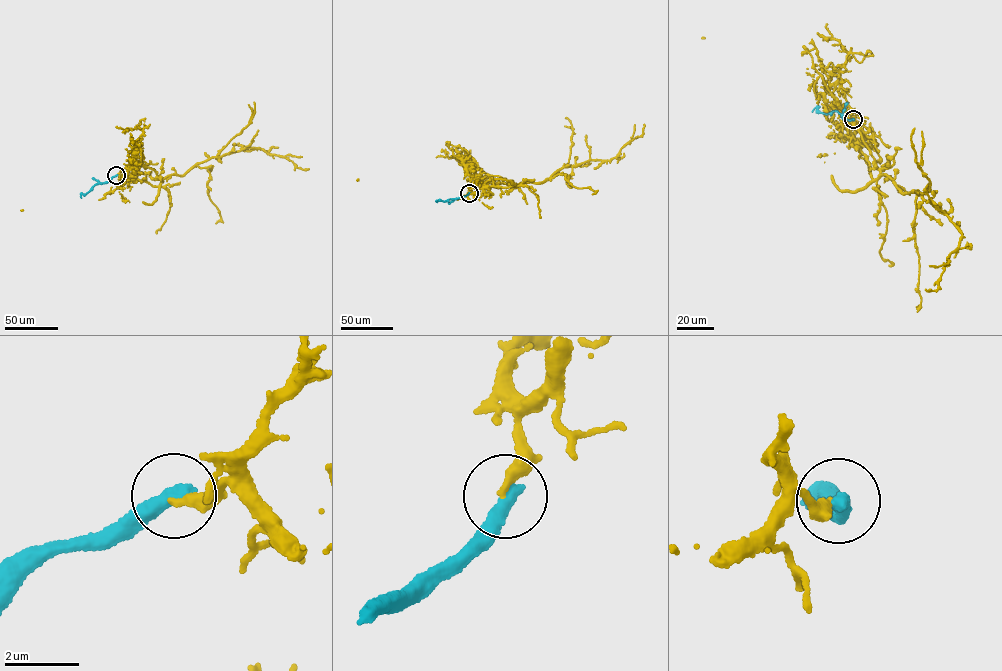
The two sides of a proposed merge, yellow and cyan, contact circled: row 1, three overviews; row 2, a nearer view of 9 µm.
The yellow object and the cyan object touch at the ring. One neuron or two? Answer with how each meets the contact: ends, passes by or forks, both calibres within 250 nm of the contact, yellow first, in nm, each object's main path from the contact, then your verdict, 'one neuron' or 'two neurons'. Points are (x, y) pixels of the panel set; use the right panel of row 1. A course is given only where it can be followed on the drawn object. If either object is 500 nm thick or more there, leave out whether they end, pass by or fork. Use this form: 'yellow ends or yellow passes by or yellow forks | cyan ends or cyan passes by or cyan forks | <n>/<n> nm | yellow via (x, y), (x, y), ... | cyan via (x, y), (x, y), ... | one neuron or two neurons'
yellow ends | cyan ends | 240/480 nm | yellow via (853, 119), (846, 121), (858, 123), (853, 136), (872, 178), (918, 191), (960, 231), (937, 290), (925, 289) | cyan via (853, 119), (845, 119), (837, 111), (825, 114), (816, 107), (812, 112) | two neurons

